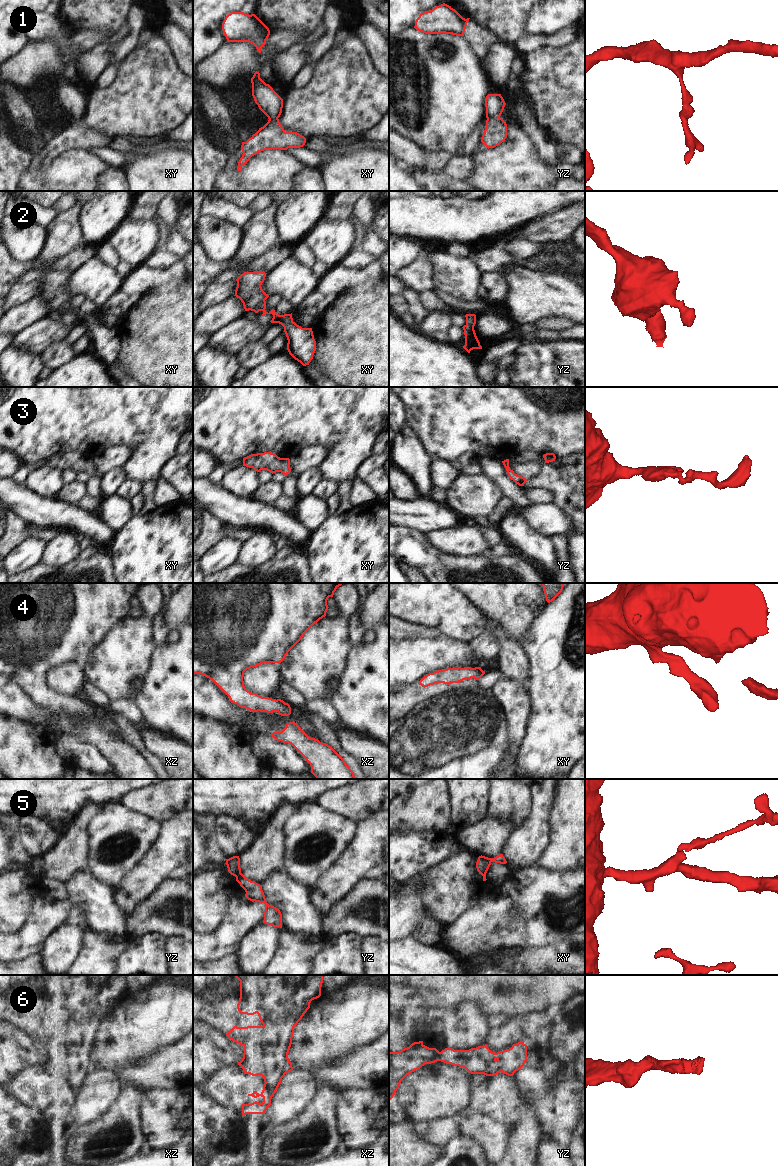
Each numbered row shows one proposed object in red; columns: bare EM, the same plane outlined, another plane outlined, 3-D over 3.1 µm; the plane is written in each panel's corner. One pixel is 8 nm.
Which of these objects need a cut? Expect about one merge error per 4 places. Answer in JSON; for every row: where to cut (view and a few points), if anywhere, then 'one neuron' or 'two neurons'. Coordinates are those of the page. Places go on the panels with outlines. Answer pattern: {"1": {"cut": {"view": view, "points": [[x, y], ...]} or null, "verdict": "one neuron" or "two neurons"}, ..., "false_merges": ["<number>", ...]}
{"1": {"cut": null, "verdict": "one neuron"}, "2": {"cut": null, "verdict": "one neuron"}, "3": {"cut": null, "verdict": "one neuron"}, "4": {"cut": null, "verdict": "one neuron"}, "5": {"cut": null, "verdict": "one neuron"}, "6": {"cut": null, "verdict": "one neuron"}, "false_merges": []}

